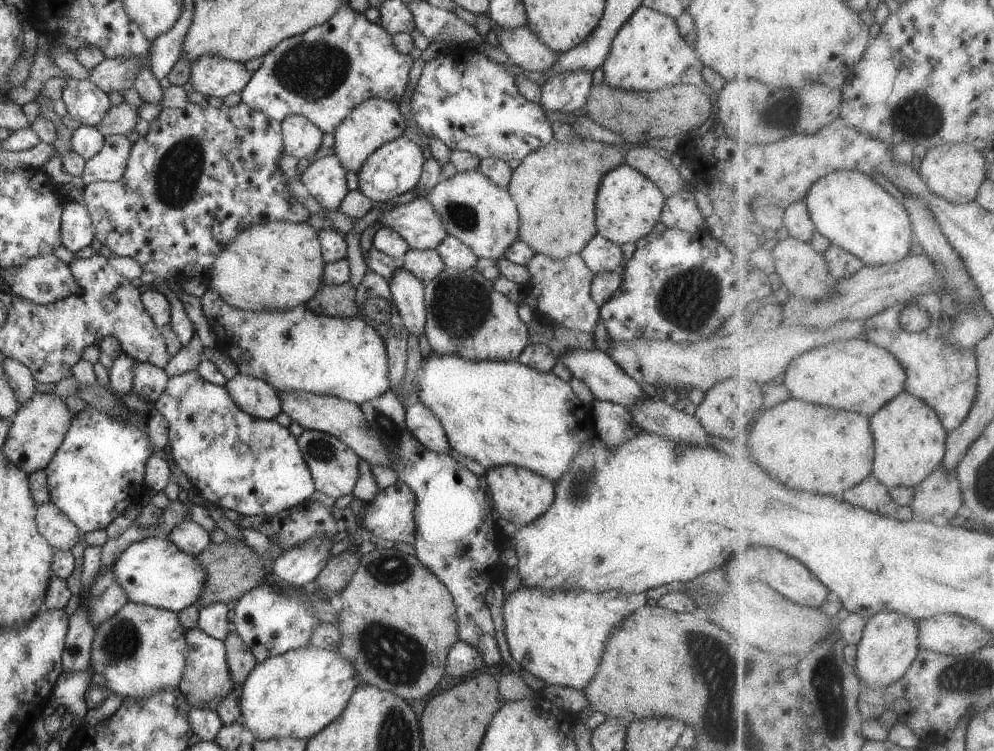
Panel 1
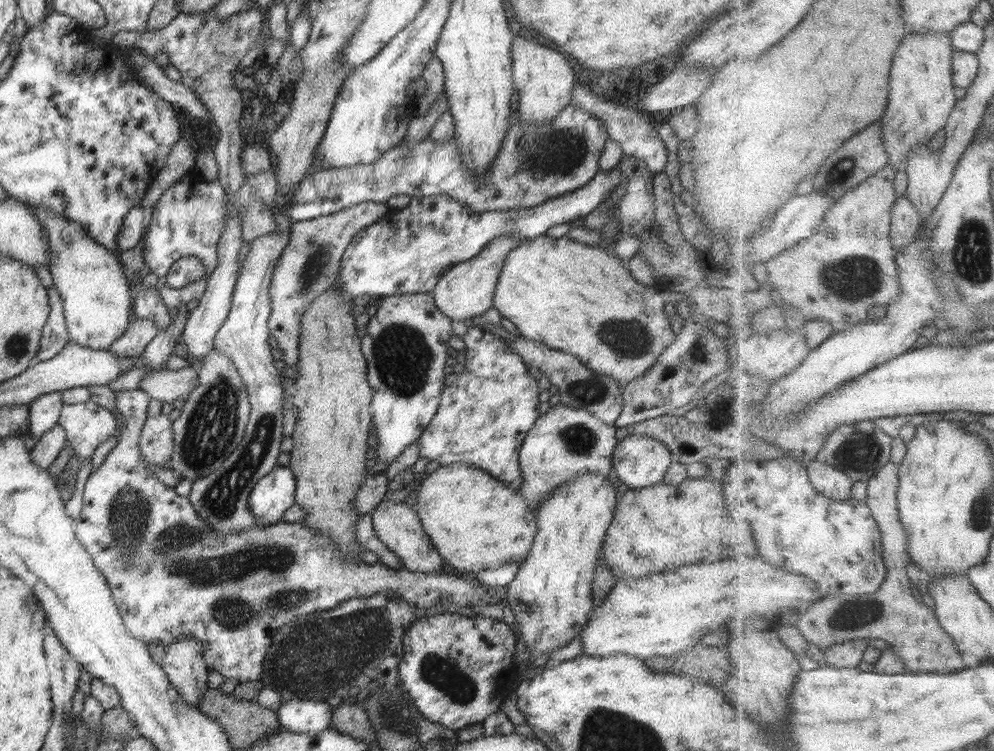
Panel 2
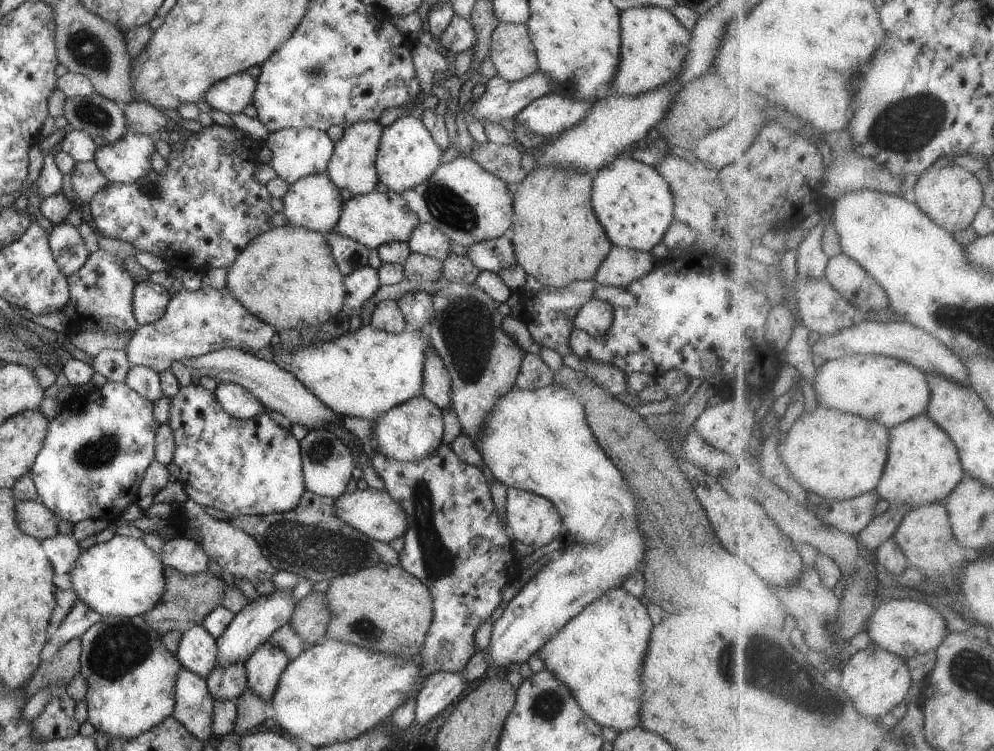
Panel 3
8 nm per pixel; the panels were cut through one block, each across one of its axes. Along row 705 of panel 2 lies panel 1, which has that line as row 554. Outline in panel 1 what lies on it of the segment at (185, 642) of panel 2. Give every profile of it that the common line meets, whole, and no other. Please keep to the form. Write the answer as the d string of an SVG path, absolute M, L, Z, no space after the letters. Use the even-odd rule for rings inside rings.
M186 519L167 536L180 551L197 557L211 544L209 533L196 522Z

